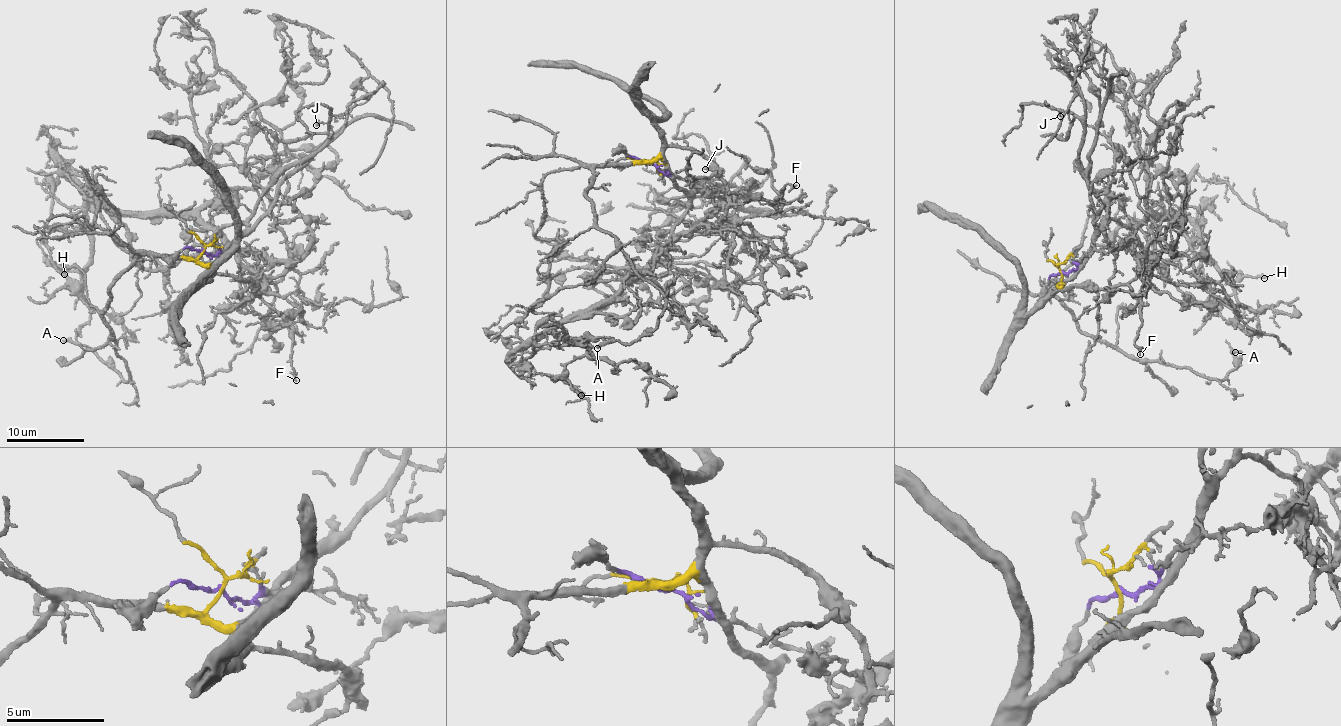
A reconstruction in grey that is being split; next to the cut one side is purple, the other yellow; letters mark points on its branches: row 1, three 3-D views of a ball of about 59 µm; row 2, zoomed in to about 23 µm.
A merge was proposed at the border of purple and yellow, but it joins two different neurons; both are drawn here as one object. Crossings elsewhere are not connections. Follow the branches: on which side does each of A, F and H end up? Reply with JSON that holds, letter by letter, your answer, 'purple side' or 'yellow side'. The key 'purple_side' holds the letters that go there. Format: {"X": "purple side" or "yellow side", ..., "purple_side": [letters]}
{"A": "yellow side", "F": "yellow side", "H": "purple side", "purple_side": ["H"]}

